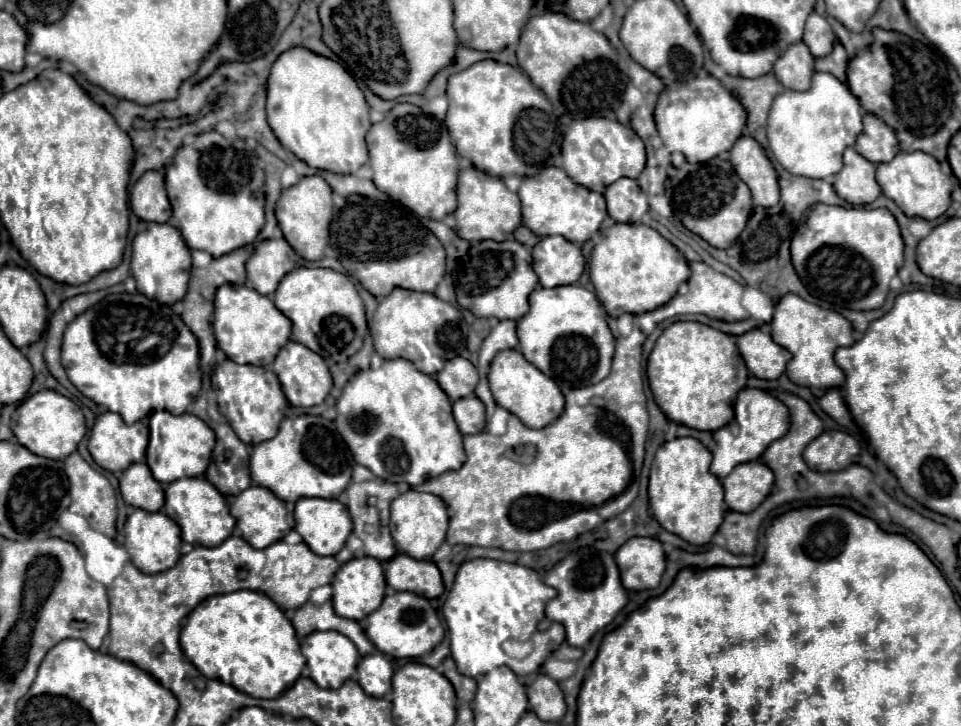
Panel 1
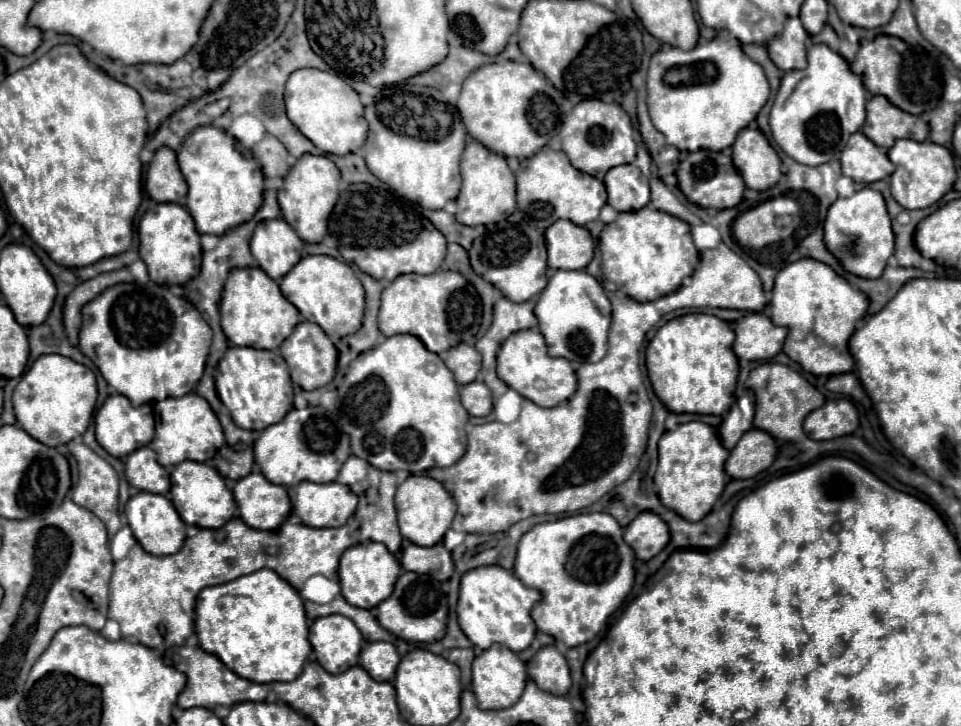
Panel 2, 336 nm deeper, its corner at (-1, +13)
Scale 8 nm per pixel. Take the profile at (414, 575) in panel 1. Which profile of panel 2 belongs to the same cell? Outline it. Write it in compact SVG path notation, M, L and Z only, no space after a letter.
M408 543L402 549L402 561L400 563L406 571L426 573L438 581L446 581L454 573L452 555L442 543L438 543L434 547L420 547L420 545Z

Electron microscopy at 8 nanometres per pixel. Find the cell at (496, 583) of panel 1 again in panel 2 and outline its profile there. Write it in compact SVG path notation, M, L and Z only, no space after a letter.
M478 567L462 577L458 623L476 647L488 649L490 645L500 643L518 653L524 651L534 639L536 625L530 617L530 609L540 599L540 591L526 587L512 571L506 571L502 567Z

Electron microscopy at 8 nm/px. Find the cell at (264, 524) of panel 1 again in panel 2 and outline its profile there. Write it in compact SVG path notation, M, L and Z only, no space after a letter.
M254 471L242 477L234 487L234 499L246 525L262 531L278 529L291 512L291 502L284 487L270 483Z

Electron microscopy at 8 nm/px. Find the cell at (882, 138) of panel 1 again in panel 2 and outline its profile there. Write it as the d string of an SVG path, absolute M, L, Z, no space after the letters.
M876 95L866 105L866 123L862 133L878 143L878 147L890 149L896 139L914 139L926 141L928 139L928 123L916 115L910 115L898 107L894 107L886 97Z

